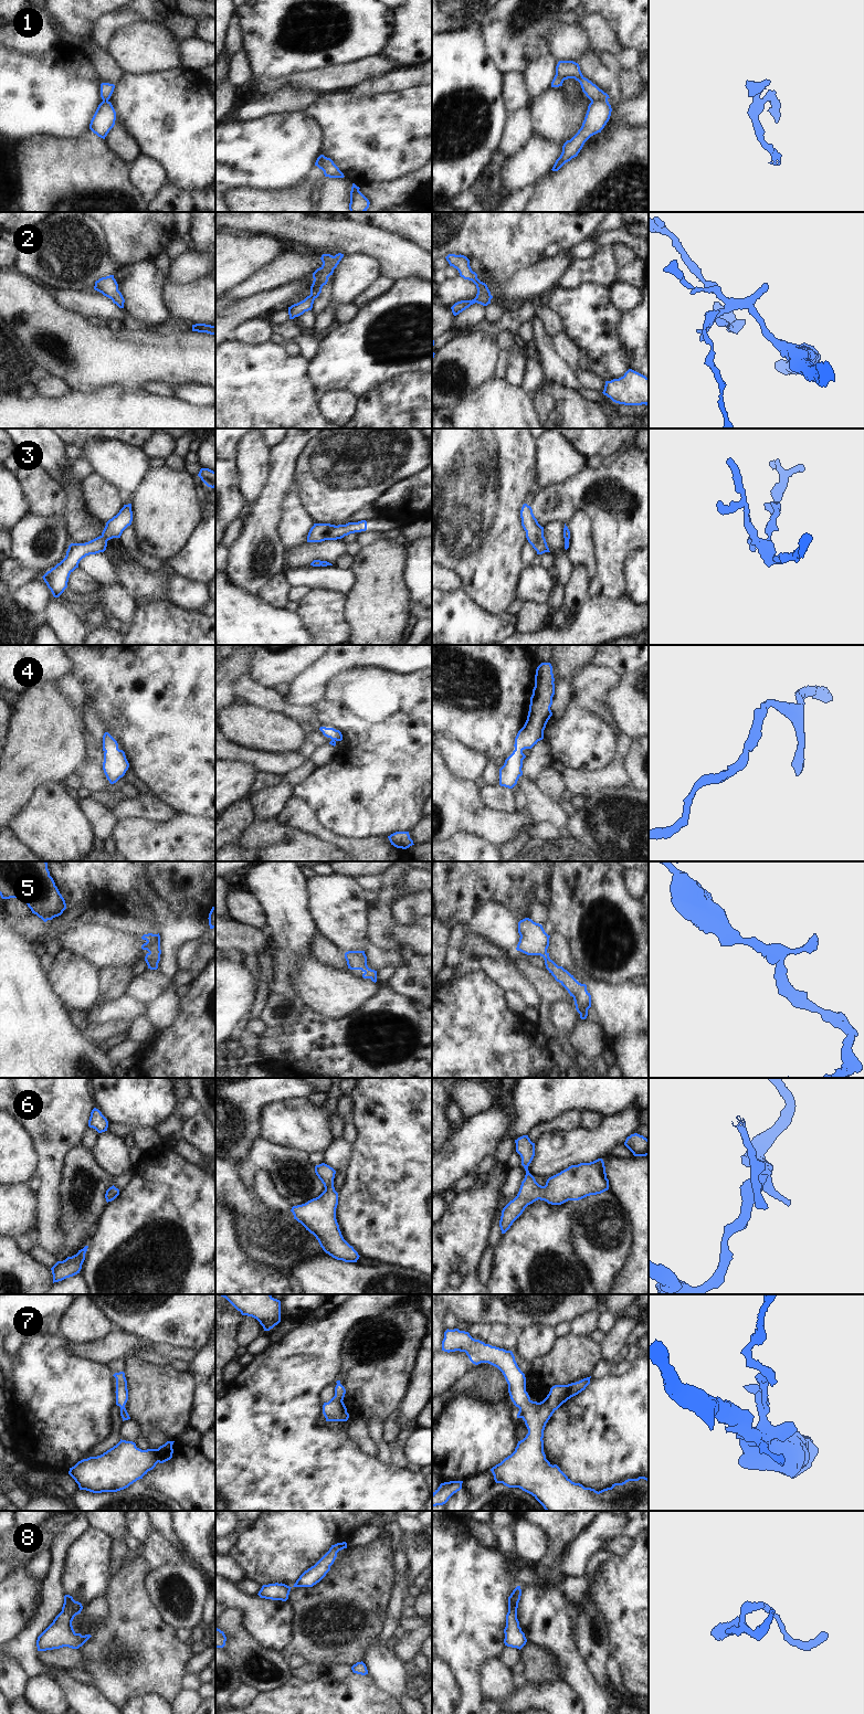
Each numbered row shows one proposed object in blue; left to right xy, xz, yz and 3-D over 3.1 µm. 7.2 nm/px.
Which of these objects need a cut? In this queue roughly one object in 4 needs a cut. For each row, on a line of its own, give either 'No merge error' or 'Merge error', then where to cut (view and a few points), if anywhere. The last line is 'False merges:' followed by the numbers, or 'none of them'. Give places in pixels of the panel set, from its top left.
1: Merge error. Split along yz (607, 98), (597, 98), (591, 102)
2: No merge error. No split
3: No merge error. No split
4: No merge error. No split
5: No merge error. No split
6: No merge error. No split
7: No merge error. No split
8: No merge error. No split
False merges: 1

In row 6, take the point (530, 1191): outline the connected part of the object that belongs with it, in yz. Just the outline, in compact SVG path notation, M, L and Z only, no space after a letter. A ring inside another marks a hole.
M528 1135L518 1138L515 1143L526 1175L517 1196L502 1210L499 1220L502 1234L510 1228L528 1205L538 1199L551 1205L561 1205L568 1200L579 1200L609 1189L609 1179L602 1158L571 1165L549 1177L546 1185L541 1186L528 1171L528 1166L535 1156L535 1143L530 1141Z

